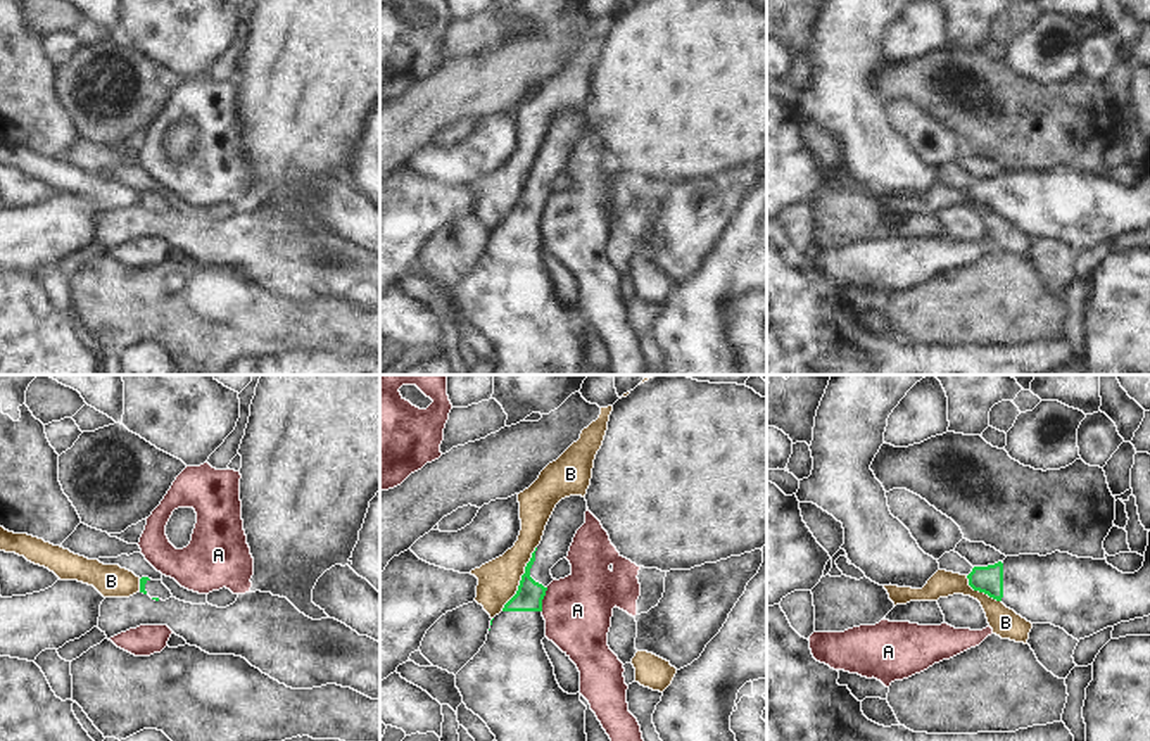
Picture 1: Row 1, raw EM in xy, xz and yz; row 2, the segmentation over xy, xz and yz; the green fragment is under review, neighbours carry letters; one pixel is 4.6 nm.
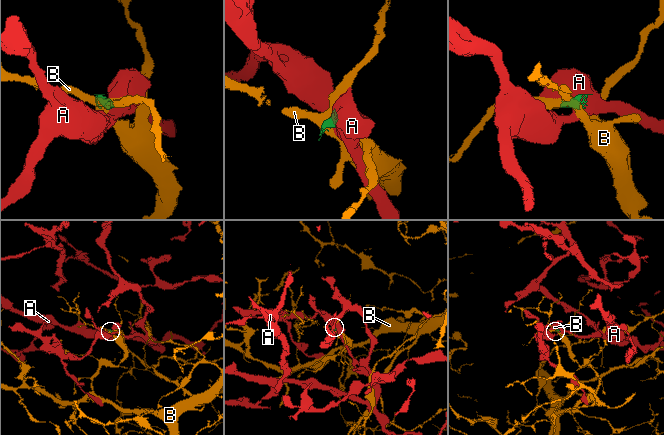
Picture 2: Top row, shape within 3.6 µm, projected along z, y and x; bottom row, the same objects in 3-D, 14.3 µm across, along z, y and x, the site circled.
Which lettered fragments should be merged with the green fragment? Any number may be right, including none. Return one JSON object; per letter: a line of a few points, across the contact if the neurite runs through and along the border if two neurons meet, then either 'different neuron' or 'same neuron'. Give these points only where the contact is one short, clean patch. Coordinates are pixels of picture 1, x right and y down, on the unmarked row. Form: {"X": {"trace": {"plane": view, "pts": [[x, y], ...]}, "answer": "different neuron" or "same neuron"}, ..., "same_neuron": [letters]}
{"A": {"trace": {"plane": "xz", "pts": [[548, 201], [541, 223]]}, "answer": "different neuron"}, "B": {"trace": {"plane": "xz", "pts": [[536, 159], [517, 206], [501, 223]]}, "answer": "different neuron"}, "same_neuron": []}

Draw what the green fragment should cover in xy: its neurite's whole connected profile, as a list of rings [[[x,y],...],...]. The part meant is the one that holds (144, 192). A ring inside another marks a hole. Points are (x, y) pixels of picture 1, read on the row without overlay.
[[[148,190],[140,192],[140,206],[148,207],[155,214],[173,211],[171,204],[162,197],[162,193],[152,193]]]

